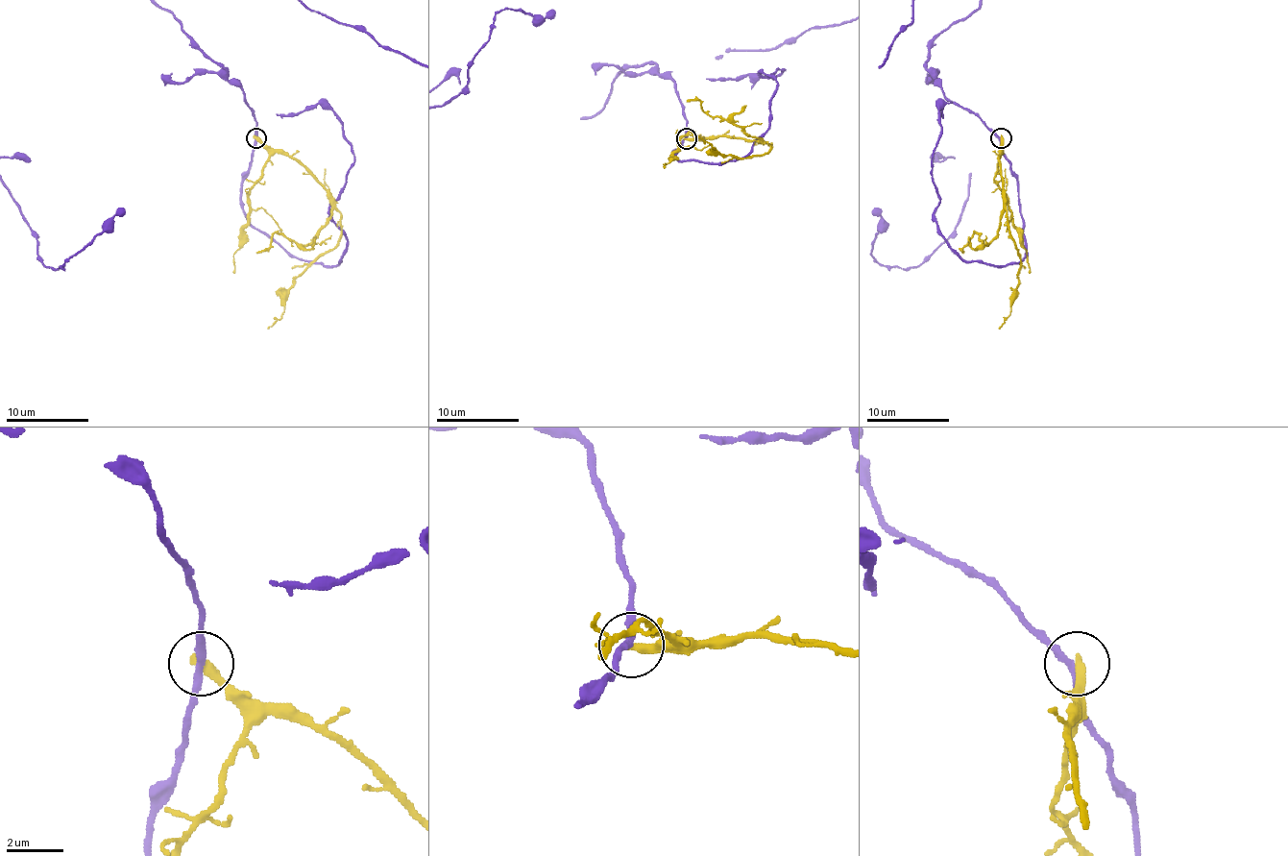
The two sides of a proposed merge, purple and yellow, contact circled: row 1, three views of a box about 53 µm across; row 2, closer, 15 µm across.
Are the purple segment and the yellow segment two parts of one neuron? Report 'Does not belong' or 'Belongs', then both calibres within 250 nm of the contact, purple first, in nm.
Does not belong. Thickness 240 nm (purple) against 340 nm

